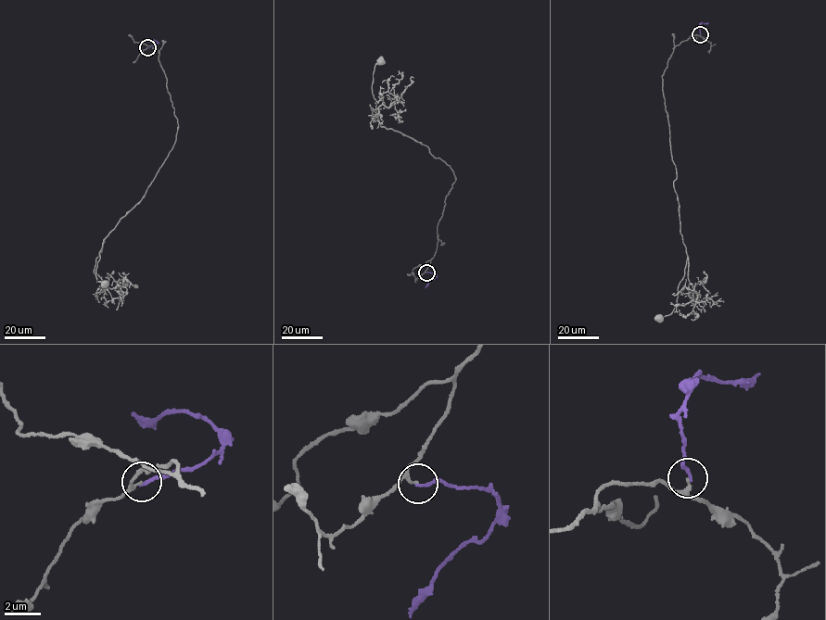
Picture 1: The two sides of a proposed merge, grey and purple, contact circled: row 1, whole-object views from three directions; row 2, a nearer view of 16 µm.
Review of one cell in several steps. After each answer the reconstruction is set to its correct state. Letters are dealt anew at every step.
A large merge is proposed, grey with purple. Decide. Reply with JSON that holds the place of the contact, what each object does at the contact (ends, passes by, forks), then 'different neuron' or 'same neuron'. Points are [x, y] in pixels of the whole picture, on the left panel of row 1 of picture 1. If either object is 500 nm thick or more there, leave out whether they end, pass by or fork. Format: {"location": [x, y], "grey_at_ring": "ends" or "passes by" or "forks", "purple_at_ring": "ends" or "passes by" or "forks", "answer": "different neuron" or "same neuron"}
{"location": [147, 47], "grey_at_ring": "passes by", "purple_at_ring": "ends", "answer": "same neuron"}

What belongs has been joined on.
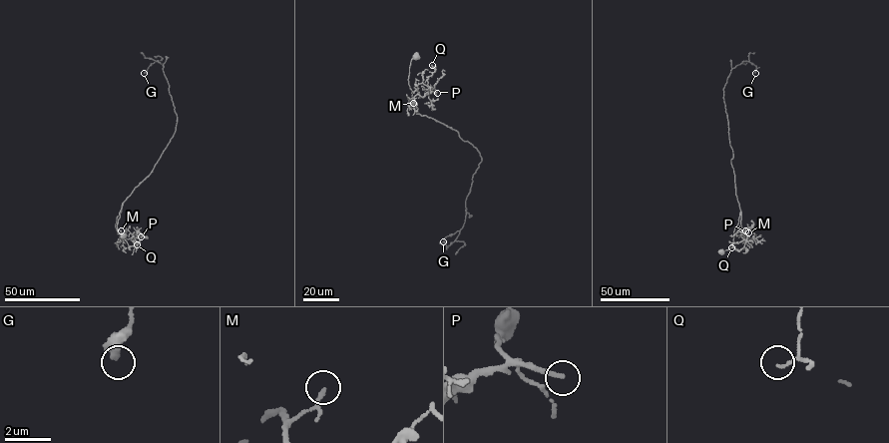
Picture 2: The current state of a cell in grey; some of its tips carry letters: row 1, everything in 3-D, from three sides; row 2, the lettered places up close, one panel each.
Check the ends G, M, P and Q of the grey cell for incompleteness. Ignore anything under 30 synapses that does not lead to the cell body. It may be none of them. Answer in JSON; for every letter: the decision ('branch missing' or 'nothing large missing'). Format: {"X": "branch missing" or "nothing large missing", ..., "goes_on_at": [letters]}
{"G": "nothing large missing", "M": "nothing large missing", "P": "branch missing", "Q": "nothing large missing", "goes_on_at": ["P"]}

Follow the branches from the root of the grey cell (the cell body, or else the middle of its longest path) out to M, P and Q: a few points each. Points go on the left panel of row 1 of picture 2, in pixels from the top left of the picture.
M: (123, 234), (118, 233), (117, 228), (122, 203), (115, 224), (121, 230)
P: (123, 234), (118, 233), (117, 228), (122, 203), (116, 228), (127, 238), (141, 236)
Q: (123, 234), (118, 233), (117, 228), (122, 203), (115, 227), (134, 243), (139, 241), (137, 244)

